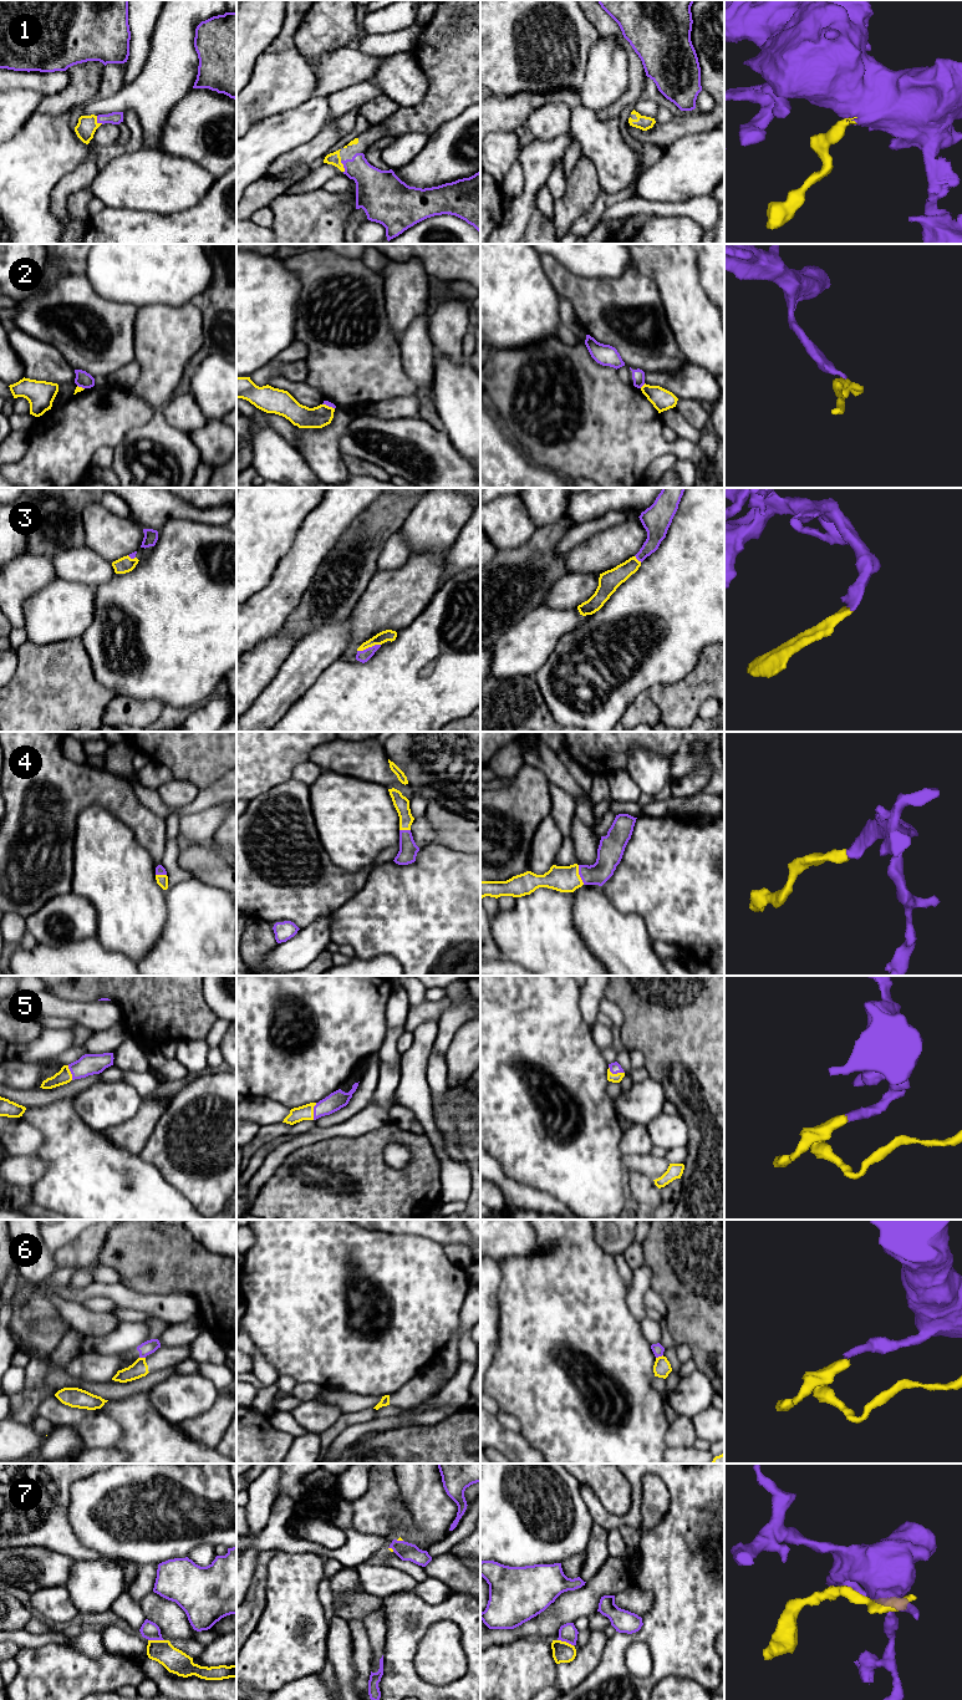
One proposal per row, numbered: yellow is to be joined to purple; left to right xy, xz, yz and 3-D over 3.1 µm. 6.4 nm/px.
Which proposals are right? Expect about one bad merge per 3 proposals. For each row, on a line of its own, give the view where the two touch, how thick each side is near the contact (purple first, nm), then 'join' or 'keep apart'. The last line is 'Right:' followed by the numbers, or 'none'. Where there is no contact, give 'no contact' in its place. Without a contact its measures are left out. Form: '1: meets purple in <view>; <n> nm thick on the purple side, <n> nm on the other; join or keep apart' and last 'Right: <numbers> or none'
1: meets purple in xy; 80 nm thick on the purple side, 130 nm on the other; join
2: meets purple in yz; 80 nm thick on the purple side, 140 nm on the other; keep apart
3: meets purple in xz; 80 nm thick on the purple side, 80 nm on the other; join
4: meets purple in yz; 170 nm thick on the purple side, 180 nm on the other; join
5: meets purple in yz; 70 nm thick on the purple side, 60 nm on the other; join
6: meets purple in yz; 70 nm thick on the purple side, 110 nm on the other; keep apart
7: meets purple in xy; 120 nm thick on the purple side, 160 nm on the other; keep apart
Right: 1, 3, 4, 5

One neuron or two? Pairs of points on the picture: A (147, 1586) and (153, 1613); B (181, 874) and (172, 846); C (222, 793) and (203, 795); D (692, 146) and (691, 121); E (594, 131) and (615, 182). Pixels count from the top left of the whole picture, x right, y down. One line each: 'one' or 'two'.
A: two
B: one
C: one
D: two
E: one

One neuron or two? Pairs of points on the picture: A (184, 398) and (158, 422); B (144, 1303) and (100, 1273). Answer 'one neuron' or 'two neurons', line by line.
A: one neuron
B: two neurons

